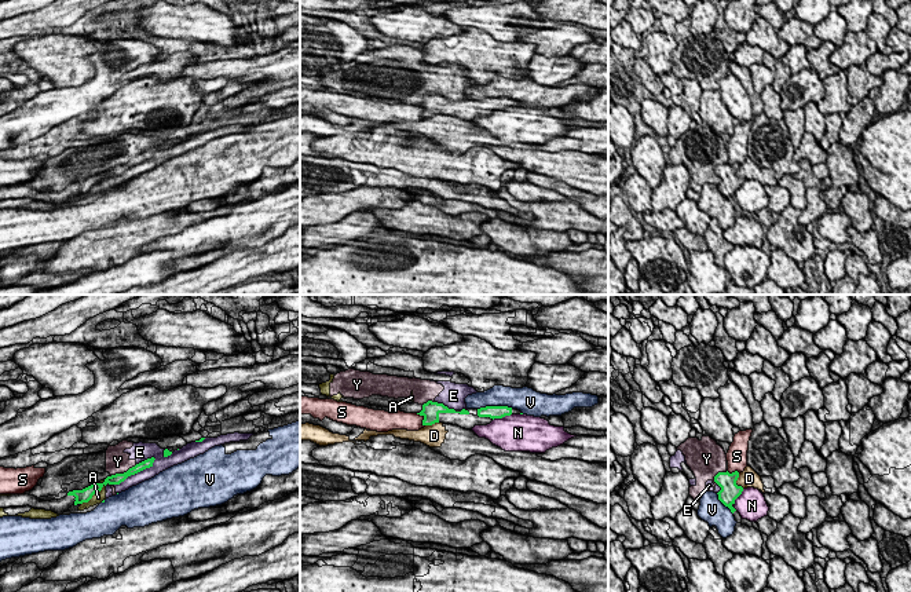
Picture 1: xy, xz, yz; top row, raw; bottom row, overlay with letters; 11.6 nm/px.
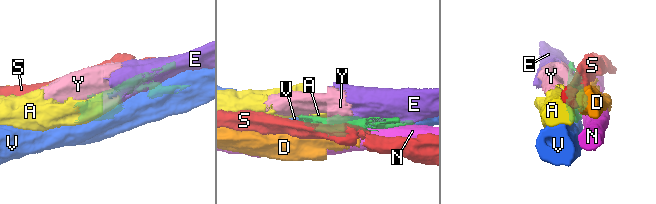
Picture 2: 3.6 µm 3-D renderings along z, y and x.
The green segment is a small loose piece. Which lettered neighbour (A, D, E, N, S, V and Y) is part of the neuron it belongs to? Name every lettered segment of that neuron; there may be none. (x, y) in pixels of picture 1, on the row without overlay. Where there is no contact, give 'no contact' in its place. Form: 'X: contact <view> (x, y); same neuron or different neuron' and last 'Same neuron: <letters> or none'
A: contact xy (95, 183); different neuron
D: contact yz (735, 174); different neuron
E: contact xy (135, 164); different neuron
N: contact xz (501, 109); different neuron
S: contact xz (424, 110); different neuron
V: contact xz (494, 98); different neuron
Y: contact xy (124, 164); different neuron
Same neuron: none

